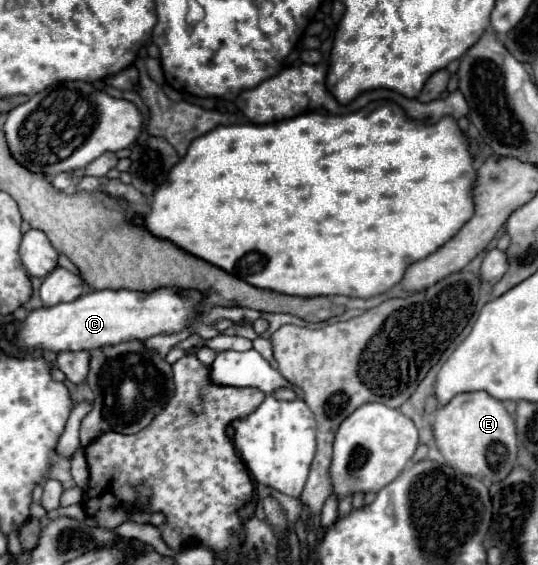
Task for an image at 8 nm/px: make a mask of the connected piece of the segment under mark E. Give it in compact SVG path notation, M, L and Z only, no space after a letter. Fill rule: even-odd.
M488 392L458 394L446 406L438 408L434 420L434 438L446 464L458 472L464 472L466 476L484 478L496 484L504 480L504 476L508 476L518 464L516 422L506 412L504 404L492 398Z

